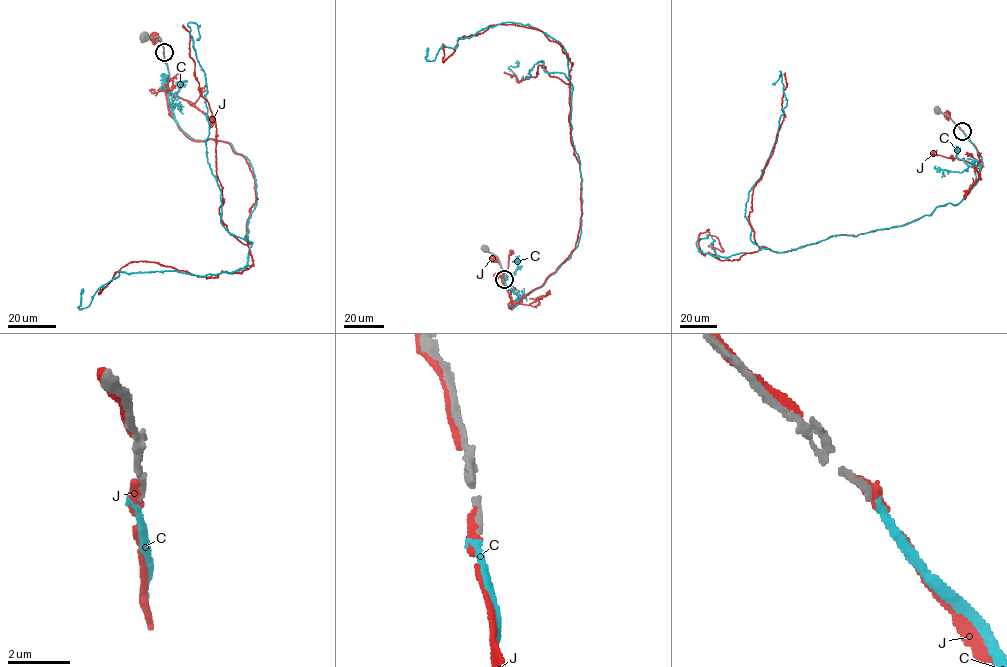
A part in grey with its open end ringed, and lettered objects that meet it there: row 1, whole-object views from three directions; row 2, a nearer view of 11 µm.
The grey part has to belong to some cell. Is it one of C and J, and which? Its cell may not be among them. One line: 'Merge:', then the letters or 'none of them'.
Merge: C

